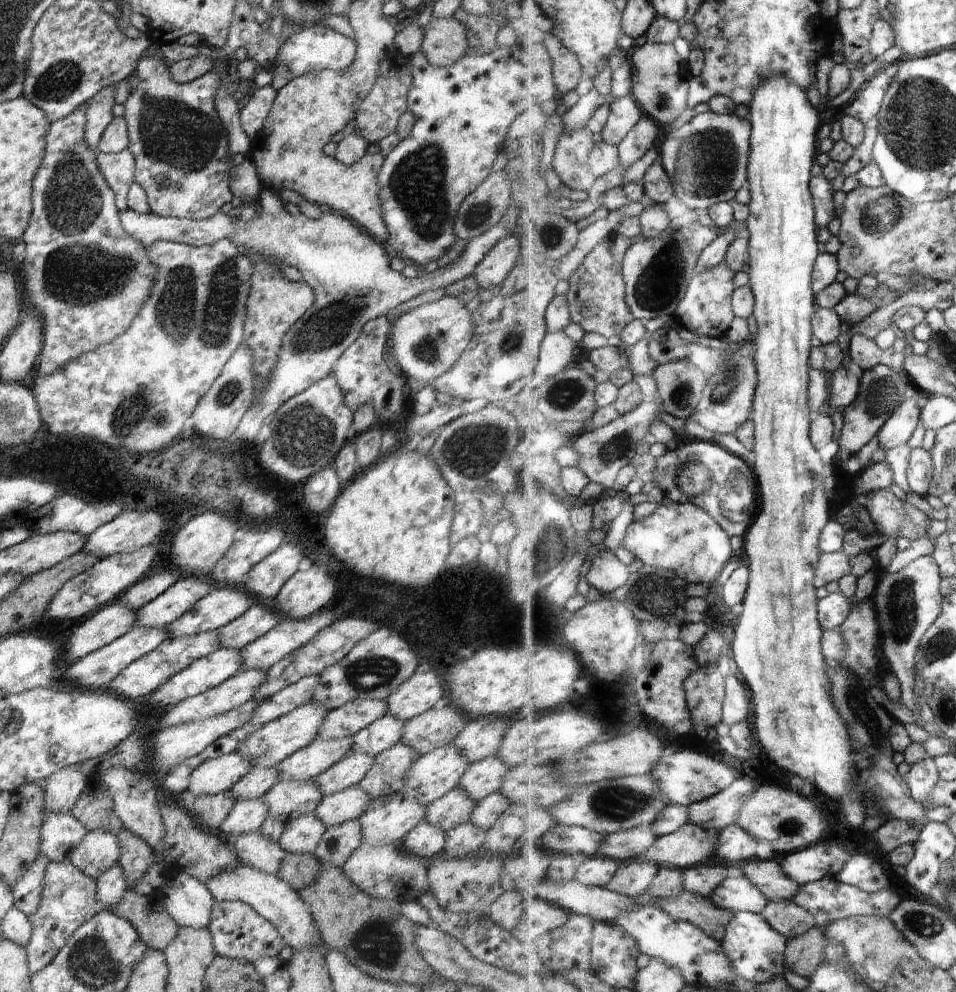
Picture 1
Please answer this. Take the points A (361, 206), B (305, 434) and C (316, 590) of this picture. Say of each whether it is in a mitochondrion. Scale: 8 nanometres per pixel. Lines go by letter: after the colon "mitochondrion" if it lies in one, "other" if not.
A: other
B: mitochondrion
C: other

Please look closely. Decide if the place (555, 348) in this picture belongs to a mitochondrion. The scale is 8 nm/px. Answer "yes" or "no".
no

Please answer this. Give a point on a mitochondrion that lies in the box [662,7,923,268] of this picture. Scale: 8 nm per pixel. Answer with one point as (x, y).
(707, 161)

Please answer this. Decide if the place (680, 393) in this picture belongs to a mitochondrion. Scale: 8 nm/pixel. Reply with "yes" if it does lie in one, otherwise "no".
yes

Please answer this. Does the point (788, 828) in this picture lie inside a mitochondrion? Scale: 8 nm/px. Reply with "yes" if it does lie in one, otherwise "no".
no

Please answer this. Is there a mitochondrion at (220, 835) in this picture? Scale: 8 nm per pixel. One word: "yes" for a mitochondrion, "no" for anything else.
no

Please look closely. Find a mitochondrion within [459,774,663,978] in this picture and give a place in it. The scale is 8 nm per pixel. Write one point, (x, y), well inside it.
(616, 801)

